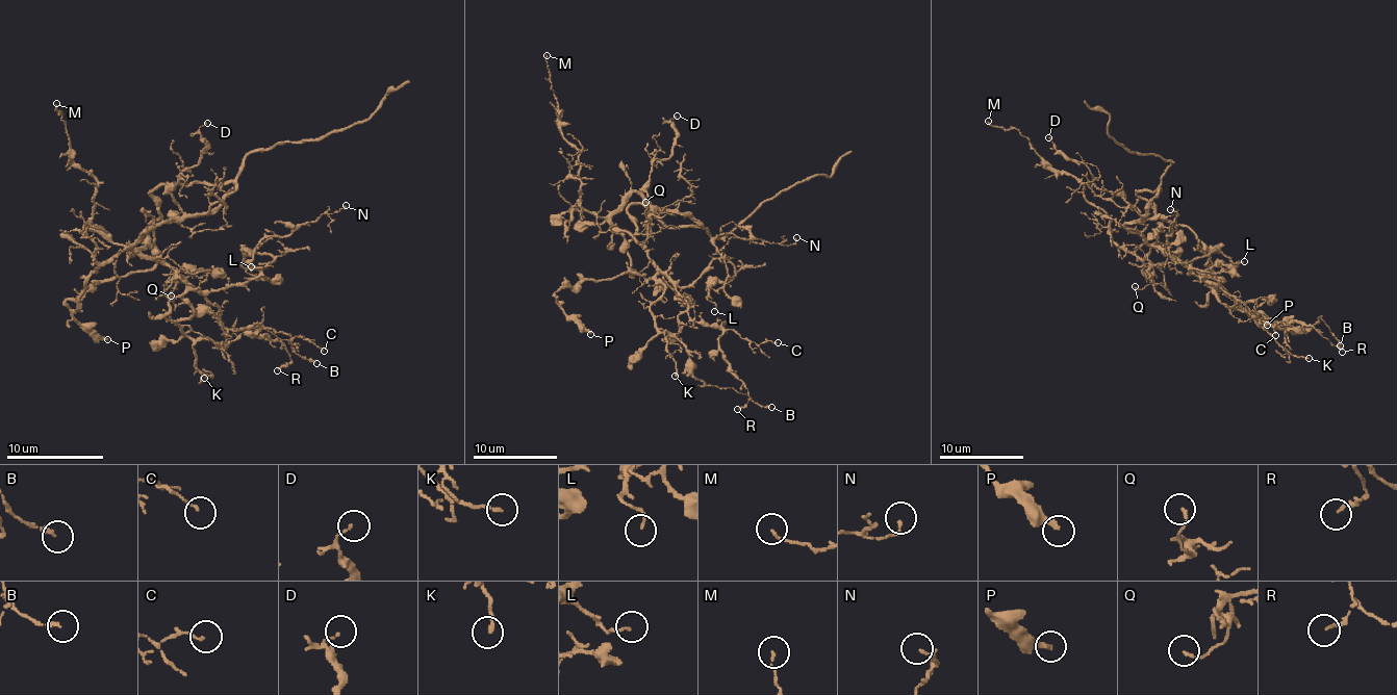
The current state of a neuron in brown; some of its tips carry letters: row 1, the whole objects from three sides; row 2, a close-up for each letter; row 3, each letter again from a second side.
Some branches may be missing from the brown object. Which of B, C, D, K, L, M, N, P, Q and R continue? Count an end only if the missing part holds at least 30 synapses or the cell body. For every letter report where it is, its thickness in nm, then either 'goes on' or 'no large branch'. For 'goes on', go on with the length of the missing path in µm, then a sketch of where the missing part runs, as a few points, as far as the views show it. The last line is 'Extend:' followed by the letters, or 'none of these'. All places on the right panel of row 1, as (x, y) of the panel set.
B: at (1340, 345); 160 nm thick; no large branch
C: at (1275, 335); 120 nm thick; no large branch
D: at (1048, 137); 100 nm thick; no large branch
K: at (1309, 358); 180 nm thick; no large branch
L: at (1244, 261); 110 nm thick; no large branch
M: at (988, 121); 100 nm thick; no large branch
N: at (1170, 209); 120 nm thick; no large branch
P: at (1267, 325); 280 nm thick; no large branch
Q: at (1135, 286); 120 nm thick; no large branch
R: at (1342, 352); 150 nm thick; no large branch
Extend: none of these

